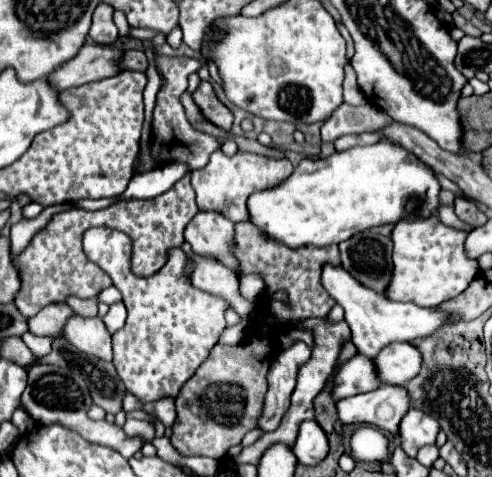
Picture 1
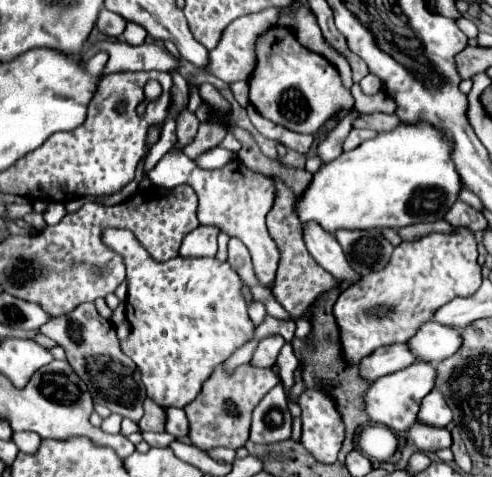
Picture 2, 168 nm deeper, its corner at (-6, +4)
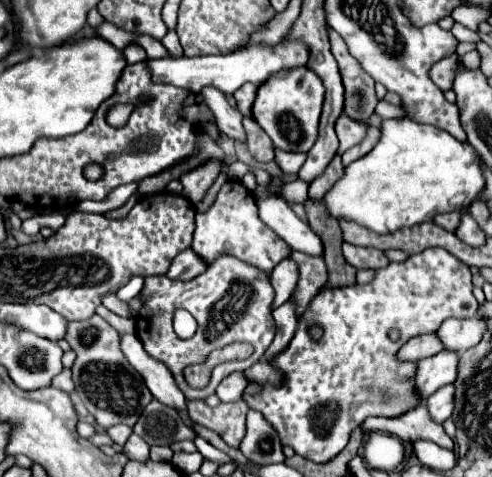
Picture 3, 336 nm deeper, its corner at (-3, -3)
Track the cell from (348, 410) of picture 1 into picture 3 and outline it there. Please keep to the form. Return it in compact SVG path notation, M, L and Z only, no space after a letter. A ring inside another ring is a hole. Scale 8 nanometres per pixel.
M447 349L441 351L439 355L421 359L415 377L415 387L421 393L421 397L427 399L439 387L453 383L457 375L457 365L459 365L459 353Z

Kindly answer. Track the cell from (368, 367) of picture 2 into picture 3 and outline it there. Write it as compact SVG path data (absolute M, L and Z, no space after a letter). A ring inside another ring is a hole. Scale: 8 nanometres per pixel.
M429 333L429 335L419 335L419 337L409 339L401 347L399 359L405 359L405 361L421 361L423 357L431 357L431 355L435 355L439 351L443 351L441 339L435 333Z

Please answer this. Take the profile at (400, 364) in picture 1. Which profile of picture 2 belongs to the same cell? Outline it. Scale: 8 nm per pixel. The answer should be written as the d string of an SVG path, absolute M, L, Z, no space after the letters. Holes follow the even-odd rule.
M426 322L410 340L406 340L406 346L414 352L416 360L430 360L430 364L436 364L446 356L452 356L460 348L460 342L462 338L458 330Z

